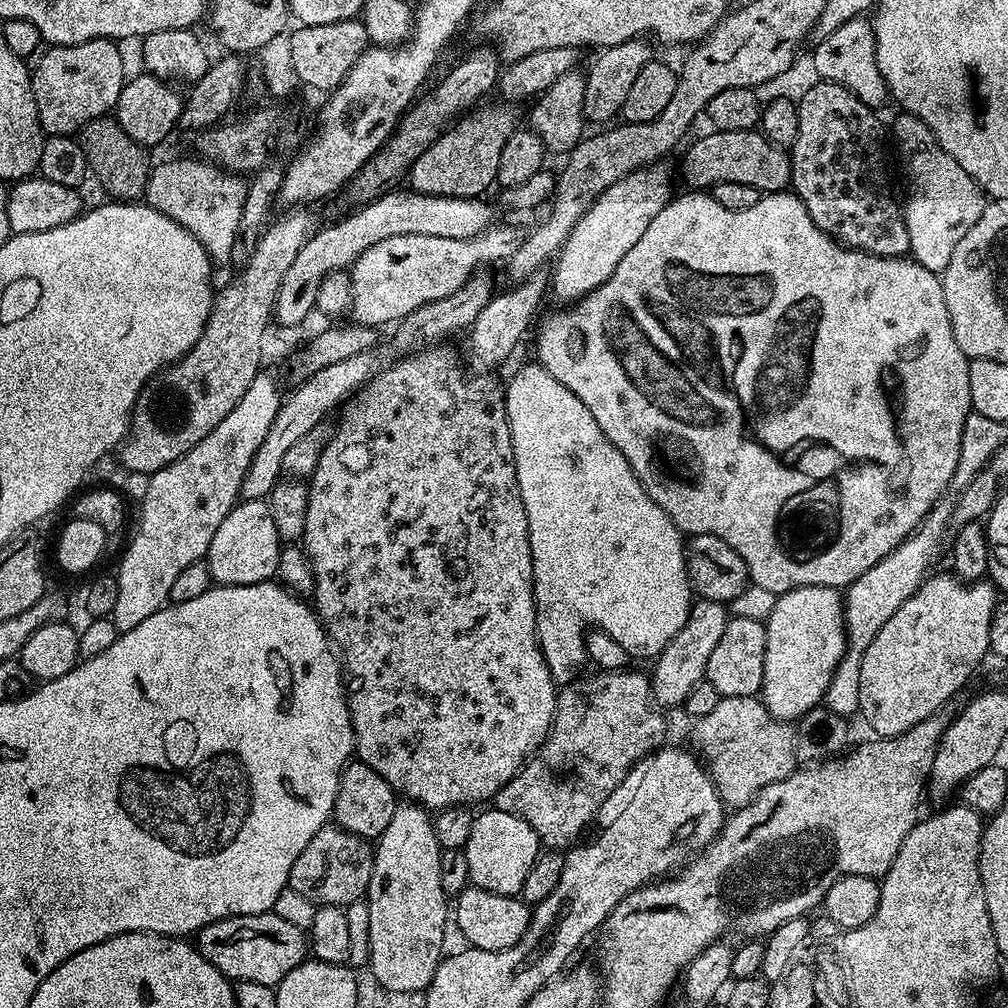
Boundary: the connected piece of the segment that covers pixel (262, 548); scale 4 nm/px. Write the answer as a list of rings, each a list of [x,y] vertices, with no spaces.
[[[240,500],[232,507],[230,514],[222,518],[222,526],[214,530],[206,557],[208,572],[217,585],[261,584],[276,576],[281,547],[278,526],[274,526],[267,503],[264,500]]]

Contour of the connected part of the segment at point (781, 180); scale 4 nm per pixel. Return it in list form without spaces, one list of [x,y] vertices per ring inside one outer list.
[[[708,130],[684,156],[684,180],[696,190],[708,190],[720,182],[740,182],[761,192],[783,192],[792,183],[792,158],[779,144],[772,144],[759,130]]]

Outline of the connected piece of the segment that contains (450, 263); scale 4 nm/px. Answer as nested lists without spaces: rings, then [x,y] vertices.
[[[502,224],[498,228],[489,226],[482,234],[469,240],[462,238],[430,238],[430,234],[398,234],[380,242],[374,242],[357,258],[350,269],[352,280],[352,302],[350,316],[357,324],[371,328],[395,325],[406,318],[418,306],[426,306],[438,298],[454,294],[474,273],[487,269],[487,264],[506,262],[522,246],[526,232],[516,224]]]

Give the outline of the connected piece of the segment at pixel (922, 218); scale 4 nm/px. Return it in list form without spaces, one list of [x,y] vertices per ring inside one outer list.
[[[899,113],[894,124],[894,148],[898,150],[908,198],[904,200],[904,221],[910,236],[910,254],[926,269],[942,274],[954,249],[987,207],[986,194],[952,155],[942,150],[933,132],[915,113]]]

